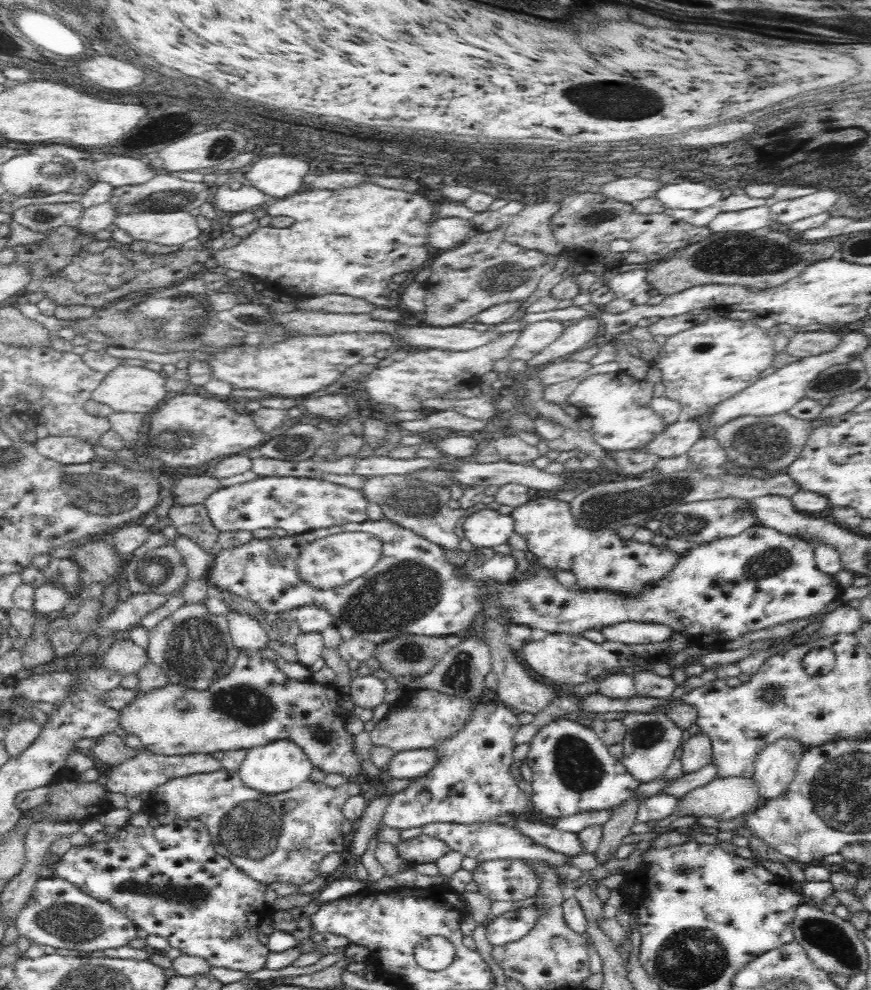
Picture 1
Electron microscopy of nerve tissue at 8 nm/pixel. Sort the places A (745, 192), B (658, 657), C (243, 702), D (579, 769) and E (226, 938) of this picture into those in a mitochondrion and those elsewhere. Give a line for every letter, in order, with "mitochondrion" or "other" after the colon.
A: other
B: other
C: mitochondrion
D: mitochondrion
E: other

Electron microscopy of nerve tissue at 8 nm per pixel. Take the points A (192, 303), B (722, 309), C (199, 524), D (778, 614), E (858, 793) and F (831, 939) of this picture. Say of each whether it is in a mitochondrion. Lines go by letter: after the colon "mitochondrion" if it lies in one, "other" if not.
A: mitochondrion
B: other
C: other
D: other
E: mitochondrion
F: mitochondrion

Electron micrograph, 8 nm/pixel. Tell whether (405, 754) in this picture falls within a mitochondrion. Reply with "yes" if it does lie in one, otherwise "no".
no

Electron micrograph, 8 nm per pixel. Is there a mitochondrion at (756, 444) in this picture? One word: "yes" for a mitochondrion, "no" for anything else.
yes

